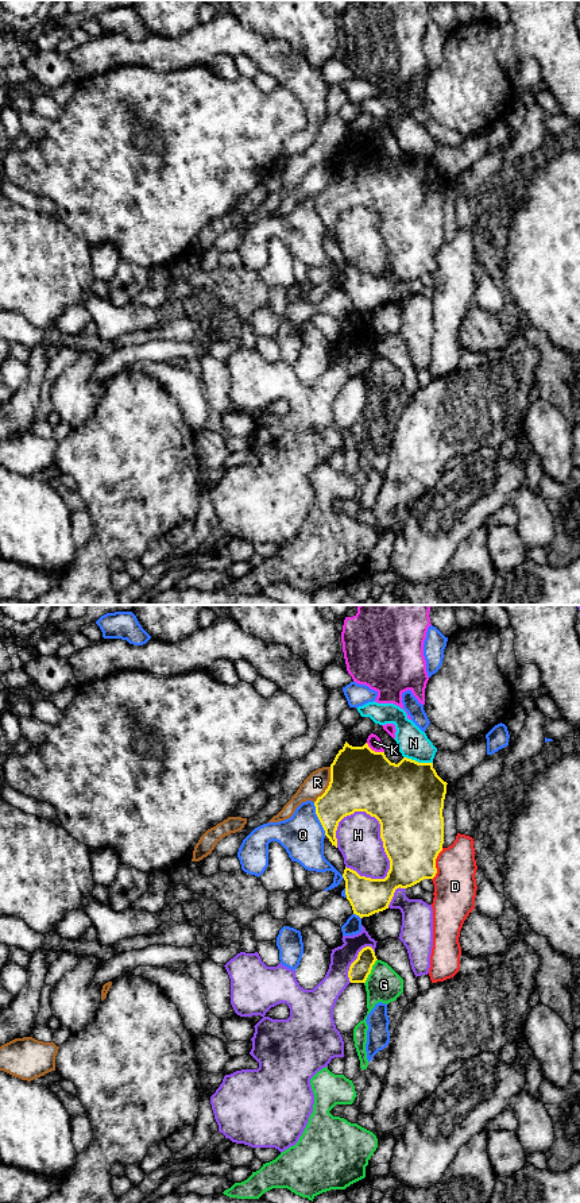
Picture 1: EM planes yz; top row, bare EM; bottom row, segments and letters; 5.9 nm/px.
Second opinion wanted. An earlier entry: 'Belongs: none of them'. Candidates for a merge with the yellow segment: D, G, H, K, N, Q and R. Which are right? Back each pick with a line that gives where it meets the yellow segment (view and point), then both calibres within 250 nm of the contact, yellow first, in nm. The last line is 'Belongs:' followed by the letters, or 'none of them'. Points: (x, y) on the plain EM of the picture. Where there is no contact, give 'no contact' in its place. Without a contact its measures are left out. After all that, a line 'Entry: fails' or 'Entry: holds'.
R: meets yellow in yz at (329, 180); 380 nm thick on the yellow side, 140 nm on the other
Belongs: R
Entry: fails

